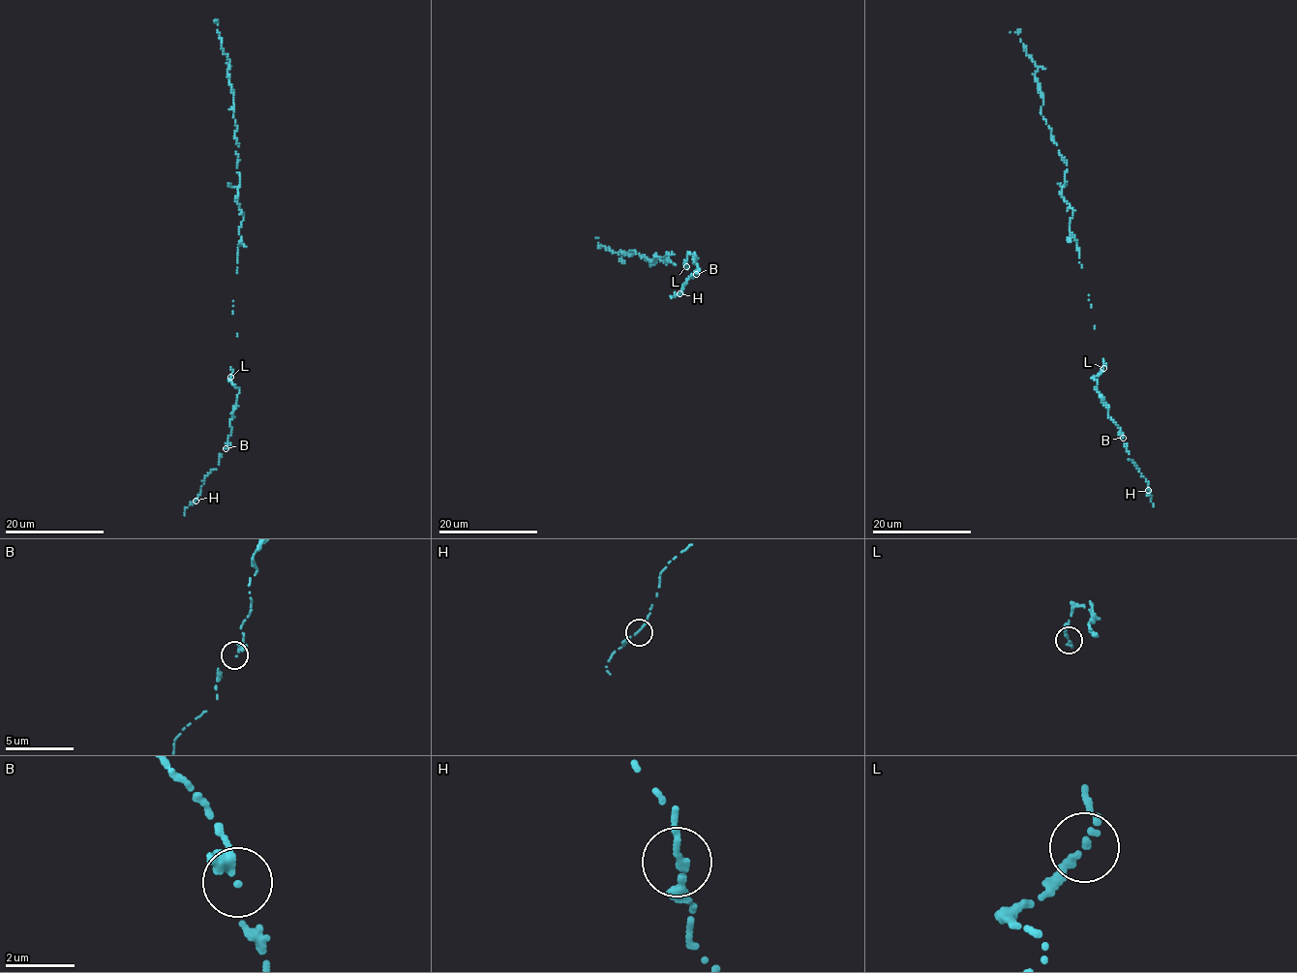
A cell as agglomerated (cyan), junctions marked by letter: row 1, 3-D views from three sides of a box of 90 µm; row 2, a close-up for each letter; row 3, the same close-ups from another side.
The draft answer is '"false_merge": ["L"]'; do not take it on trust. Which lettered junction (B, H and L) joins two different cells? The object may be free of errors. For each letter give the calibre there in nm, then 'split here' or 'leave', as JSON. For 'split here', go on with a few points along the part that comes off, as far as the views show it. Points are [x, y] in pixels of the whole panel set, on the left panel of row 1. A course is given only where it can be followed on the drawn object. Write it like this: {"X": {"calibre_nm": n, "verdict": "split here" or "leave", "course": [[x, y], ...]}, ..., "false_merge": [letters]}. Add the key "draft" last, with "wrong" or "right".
{"B": {"calibre_nm": 180, "verdict": "leave"}, "H": {"calibre_nm": 180, "verdict": "leave"}, "L": {"calibre_nm": 200, "verdict": "leave"}, "false_merge": [], "draft": "wrong"}

